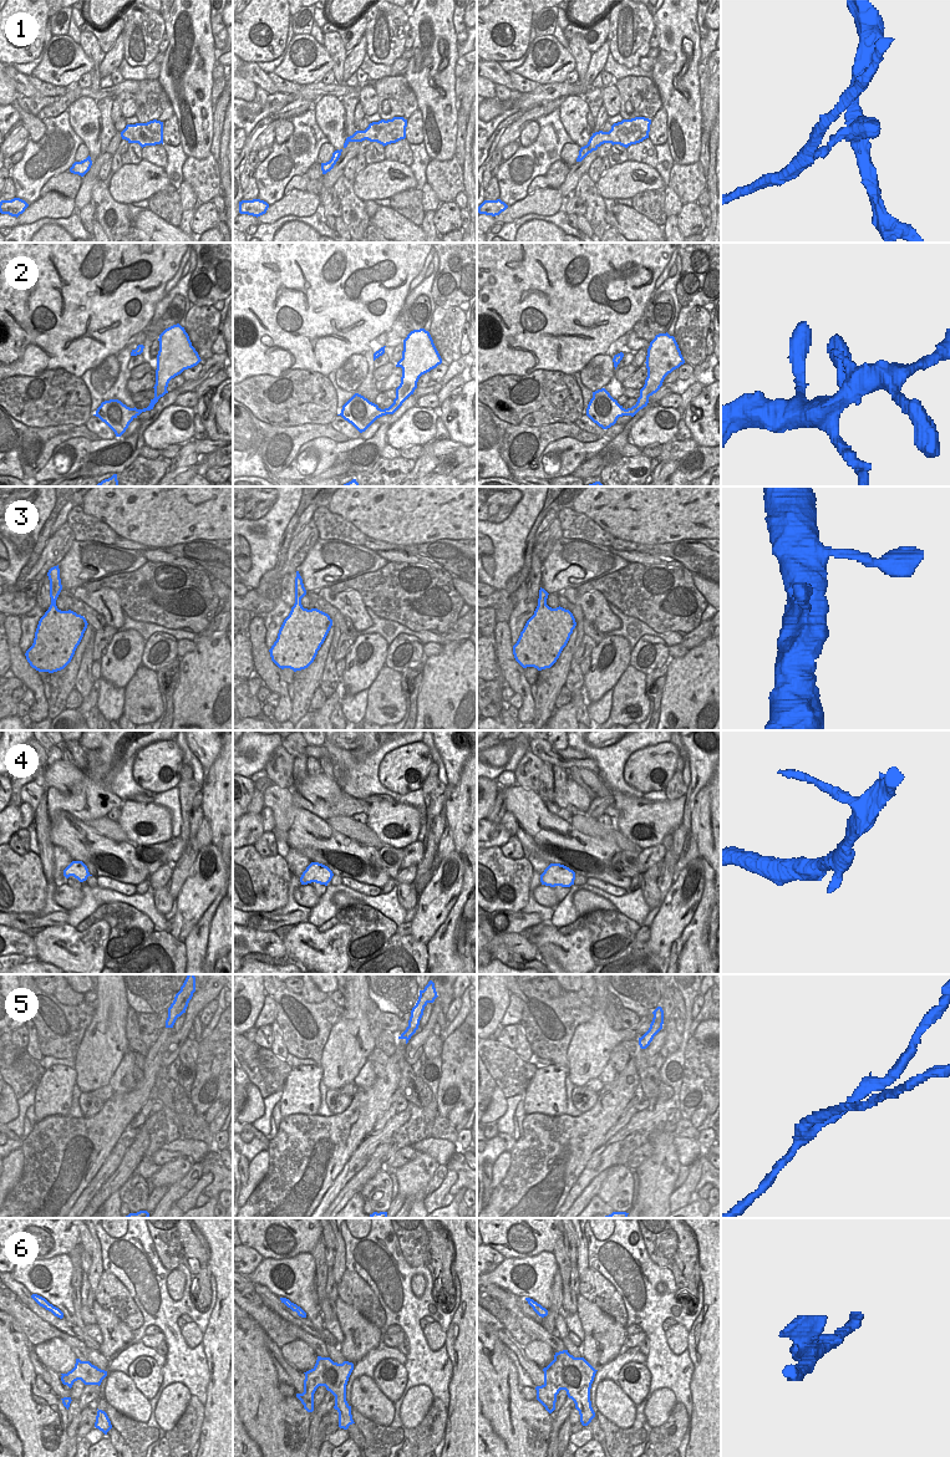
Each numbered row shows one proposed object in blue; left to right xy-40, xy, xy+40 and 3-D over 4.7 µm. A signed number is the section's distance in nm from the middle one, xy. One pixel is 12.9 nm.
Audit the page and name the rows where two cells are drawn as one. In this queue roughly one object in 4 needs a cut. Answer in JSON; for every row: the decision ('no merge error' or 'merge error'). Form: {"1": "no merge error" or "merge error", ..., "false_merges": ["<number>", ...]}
{"1": "merge error", "2": "no merge error", "3": "no merge error", "4": "no merge error", "5": "no merge error", "6": "no merge error", "false_merges": ["1"]}

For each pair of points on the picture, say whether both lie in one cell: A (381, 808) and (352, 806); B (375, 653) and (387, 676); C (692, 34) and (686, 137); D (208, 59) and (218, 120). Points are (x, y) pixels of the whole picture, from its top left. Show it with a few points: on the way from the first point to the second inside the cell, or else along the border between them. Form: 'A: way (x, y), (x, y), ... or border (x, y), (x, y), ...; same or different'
A: border (364, 799), (369, 805), (367, 814); different
B: border (385, 665), (367, 688); different
C: way (695, 60), (691, 72), (692, 105), (687, 111); same
D: border (214, 105), (212, 133); different

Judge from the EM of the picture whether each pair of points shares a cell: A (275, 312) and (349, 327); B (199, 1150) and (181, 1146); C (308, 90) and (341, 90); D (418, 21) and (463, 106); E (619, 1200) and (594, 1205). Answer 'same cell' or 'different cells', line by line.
A: same cell
B: same cell
C: same cell
D: different cells
E: different cells

